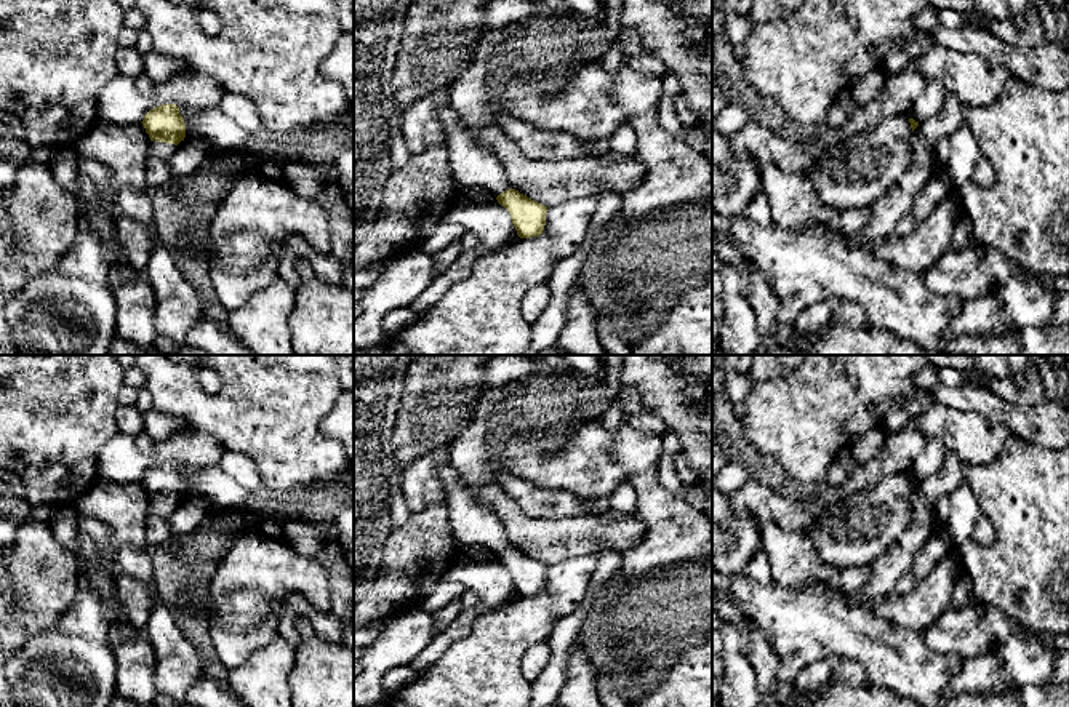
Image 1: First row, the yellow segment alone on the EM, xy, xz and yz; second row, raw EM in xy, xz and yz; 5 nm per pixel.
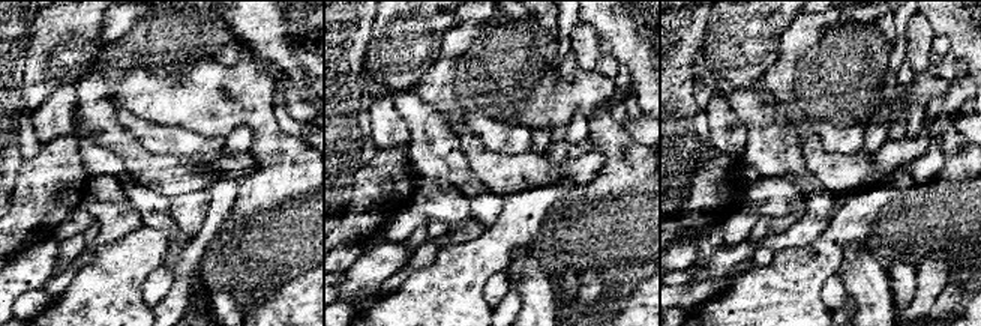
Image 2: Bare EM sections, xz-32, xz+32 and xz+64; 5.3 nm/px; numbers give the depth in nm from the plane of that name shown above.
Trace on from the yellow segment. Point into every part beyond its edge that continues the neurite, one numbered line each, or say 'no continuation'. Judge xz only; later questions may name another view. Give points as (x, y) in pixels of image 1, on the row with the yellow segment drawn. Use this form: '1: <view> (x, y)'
1: xz (472, 163)

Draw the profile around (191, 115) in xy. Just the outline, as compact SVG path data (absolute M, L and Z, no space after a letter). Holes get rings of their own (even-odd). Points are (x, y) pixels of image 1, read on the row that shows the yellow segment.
M176 104L176 106L179 107L179 114L182 115L184 123L186 123L186 138L192 138L190 133L195 130L198 115L203 110L186 107L186 106L179 106L179 104Z

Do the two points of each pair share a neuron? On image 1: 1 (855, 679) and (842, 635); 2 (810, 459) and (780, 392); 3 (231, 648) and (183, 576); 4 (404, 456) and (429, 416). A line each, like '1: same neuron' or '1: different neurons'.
1: different neurons
2: same neuron
3: different neurons
4: same neuron

